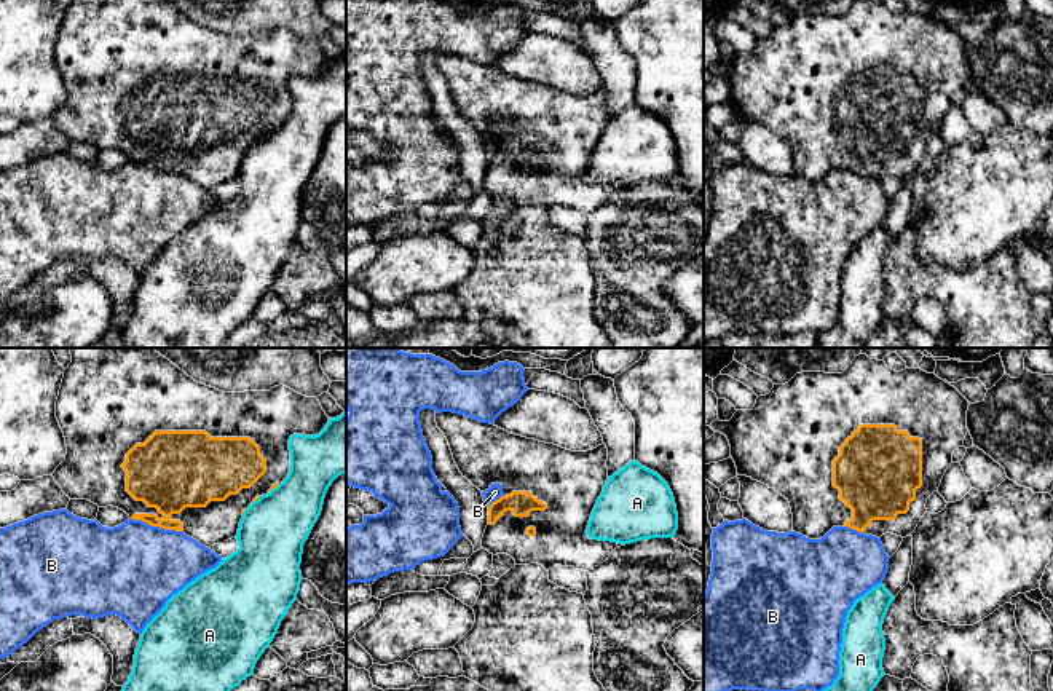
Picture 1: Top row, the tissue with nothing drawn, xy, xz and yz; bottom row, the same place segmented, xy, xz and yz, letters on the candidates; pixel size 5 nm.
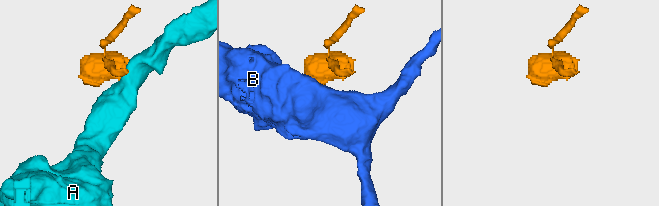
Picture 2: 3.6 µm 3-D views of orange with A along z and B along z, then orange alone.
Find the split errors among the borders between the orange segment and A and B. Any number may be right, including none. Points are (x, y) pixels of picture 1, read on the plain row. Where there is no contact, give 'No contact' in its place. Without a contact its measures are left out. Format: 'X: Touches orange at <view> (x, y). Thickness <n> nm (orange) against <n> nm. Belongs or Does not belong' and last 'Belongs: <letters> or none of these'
A: Touches orange at xy (273, 130). Thickness 20 nm (orange) against 340 nm. Does not belong
B: Touches orange at xy (157, 168). Thickness 340 nm (orange) against 460 nm. Does not belong
Belongs: none of these

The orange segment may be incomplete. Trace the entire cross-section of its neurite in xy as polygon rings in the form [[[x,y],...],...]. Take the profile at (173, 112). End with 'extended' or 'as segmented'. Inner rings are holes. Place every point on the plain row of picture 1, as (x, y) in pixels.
[[[72,0],[72,5],[64,13],[56,43],[56,61],[65,80],[67,97],[51,118],[70,142],[88,142],[99,150],[118,150],[129,161],[164,172],[183,174],[206,190],[236,180],[246,152],[262,137],[270,136],[284,124],[290,113],[289,81],[294,77],[316,78],[329,65],[329,59],[317,40],[302,38],[284,27],[274,29],[270,34],[223,35],[195,24],[166,0]]]; extended

